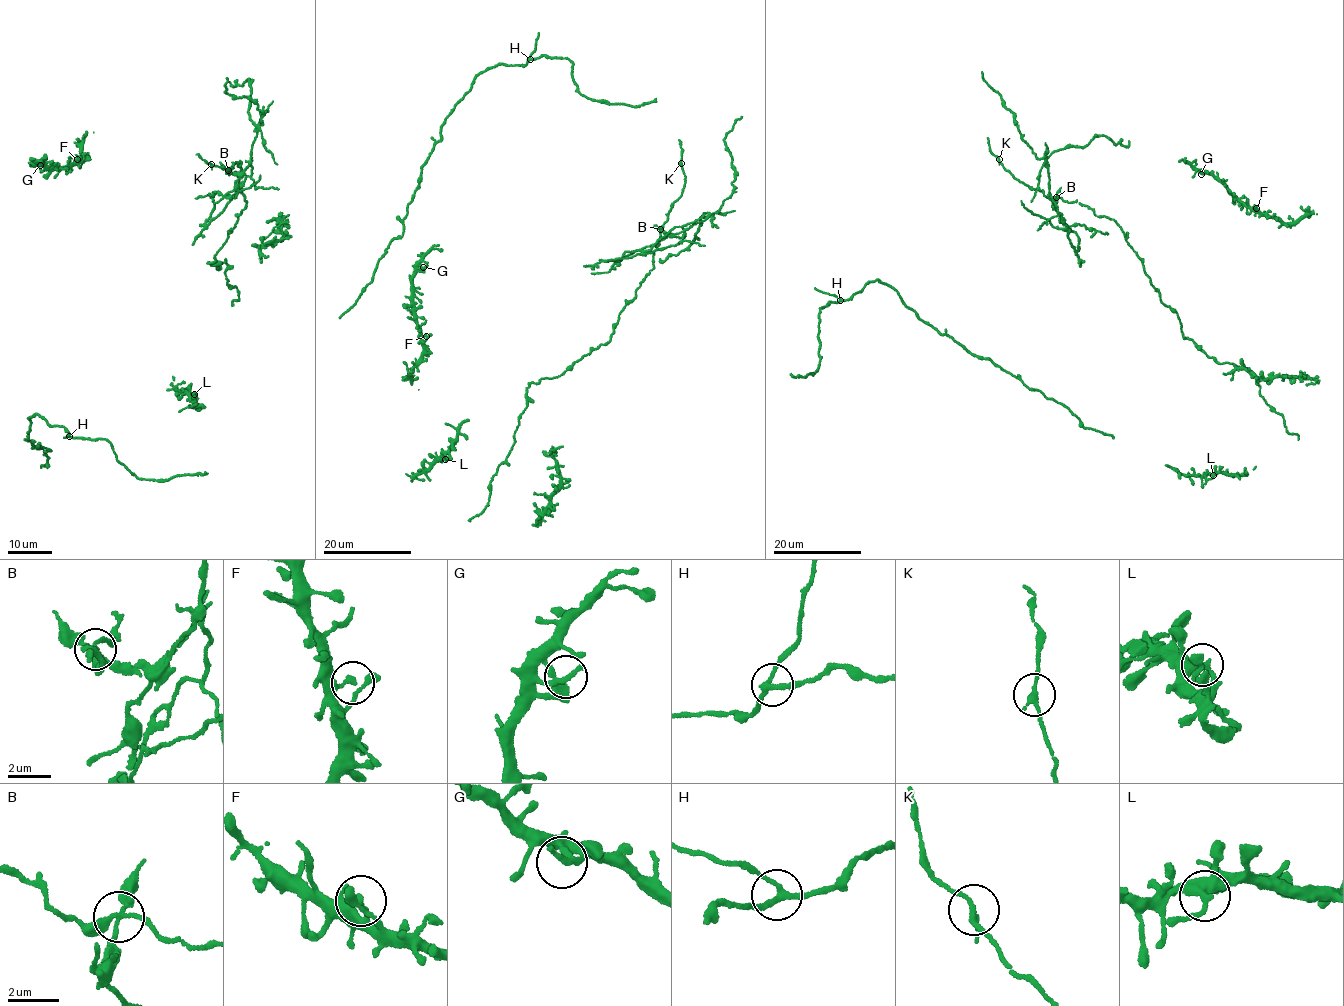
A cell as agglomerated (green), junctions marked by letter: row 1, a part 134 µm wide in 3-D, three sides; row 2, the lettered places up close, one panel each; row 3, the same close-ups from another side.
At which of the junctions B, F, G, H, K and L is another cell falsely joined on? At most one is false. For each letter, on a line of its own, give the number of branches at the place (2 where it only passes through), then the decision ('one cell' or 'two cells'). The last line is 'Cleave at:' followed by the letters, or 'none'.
B: branches 4; two cells
F: branches 3; one cell
G: branches 2; one cell
H: branches 3; one cell
K: branches 3; one cell
L: branches 4; one cell
Cleave at: B

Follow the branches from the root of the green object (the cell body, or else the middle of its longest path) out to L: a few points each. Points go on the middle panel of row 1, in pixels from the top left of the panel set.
L: (428, 468), (438, 459), (445, 459)

